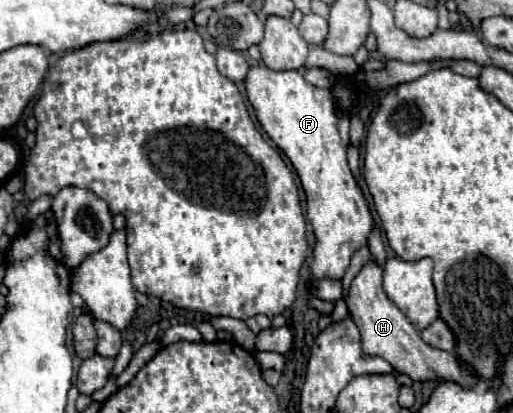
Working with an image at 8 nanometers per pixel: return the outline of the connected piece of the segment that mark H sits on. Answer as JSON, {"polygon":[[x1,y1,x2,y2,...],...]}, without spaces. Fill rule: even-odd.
{"polygon":[[369,259,359,275,353,279,345,303,349,307,349,313,357,327,361,329,361,347,367,355,377,355,387,359,399,373,409,375,413,381,457,381,465,387,473,387,477,379,459,363,459,359,453,353,437,351,429,345,425,345,419,337,419,331,405,319,405,315,389,301,389,297,383,291,383,265],[443,353,443,355,441,355]]}

